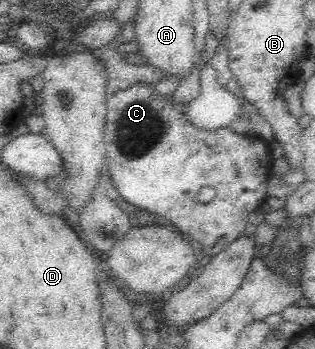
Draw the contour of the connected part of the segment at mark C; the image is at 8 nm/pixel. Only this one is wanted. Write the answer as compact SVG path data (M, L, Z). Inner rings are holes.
M136 83L111 93L106 99L104 141L109 185L113 185L127 204L143 212L165 217L179 231L189 233L195 241L201 243L203 255L214 257L240 236L251 212L258 210L268 196L267 171L263 171L265 163L262 159L265 146L235 133L232 127L208 131L190 125L181 114L185 104L169 104L169 96L155 94L152 86ZM206 185L215 188L217 195L209 203L200 203L198 192Z

